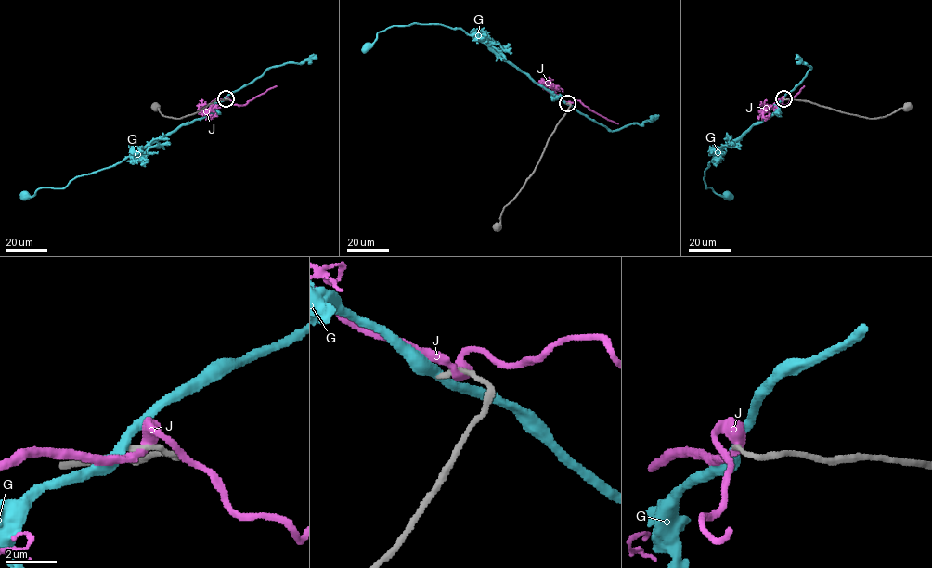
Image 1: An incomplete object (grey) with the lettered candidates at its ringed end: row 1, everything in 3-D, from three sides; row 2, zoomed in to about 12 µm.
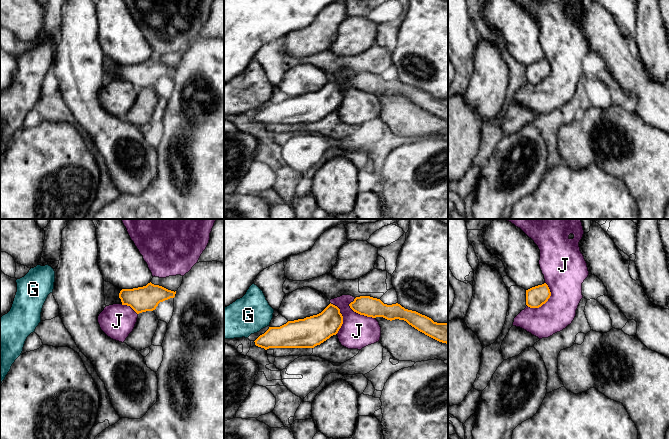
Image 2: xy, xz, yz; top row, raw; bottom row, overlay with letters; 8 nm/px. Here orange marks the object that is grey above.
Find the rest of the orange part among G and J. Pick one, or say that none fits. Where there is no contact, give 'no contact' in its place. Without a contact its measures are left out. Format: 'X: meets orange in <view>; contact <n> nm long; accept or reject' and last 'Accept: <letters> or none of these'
G: no contact; reject
J: meets orange in yz; contact 240 nm long; reject
Accept: none of these

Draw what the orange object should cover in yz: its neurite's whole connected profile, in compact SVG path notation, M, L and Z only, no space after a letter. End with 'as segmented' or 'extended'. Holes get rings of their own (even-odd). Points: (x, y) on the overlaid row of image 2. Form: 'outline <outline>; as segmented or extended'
outline M494 219L482 233L485 247L504 264L507 276L526 290L526 305L539 308L551 296L540 269L540 250L520 228Z; extended

